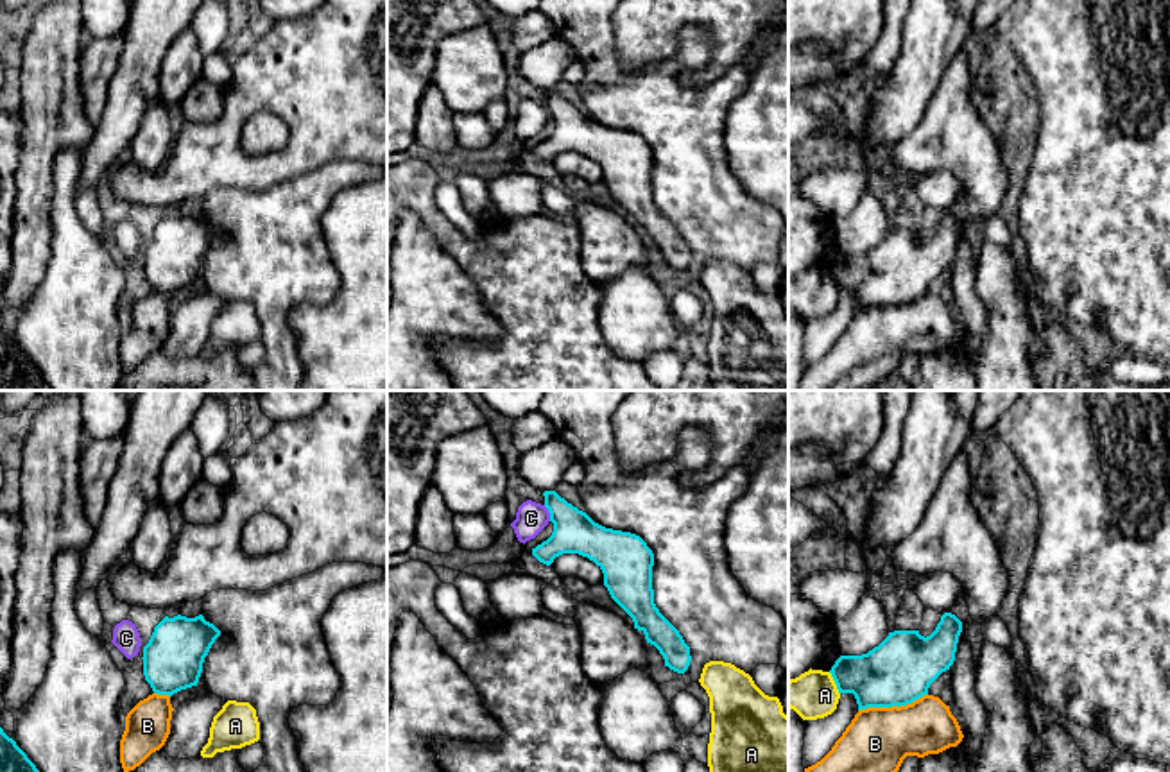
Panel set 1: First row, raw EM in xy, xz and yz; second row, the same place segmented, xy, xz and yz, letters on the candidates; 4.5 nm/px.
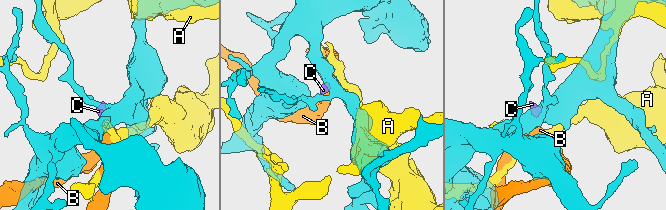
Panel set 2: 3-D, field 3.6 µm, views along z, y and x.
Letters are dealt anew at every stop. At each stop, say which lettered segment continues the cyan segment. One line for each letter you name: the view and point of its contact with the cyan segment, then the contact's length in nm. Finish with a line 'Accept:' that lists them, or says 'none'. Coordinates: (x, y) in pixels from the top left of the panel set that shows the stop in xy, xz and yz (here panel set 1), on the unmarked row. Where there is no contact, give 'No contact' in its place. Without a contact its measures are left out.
Accept: none

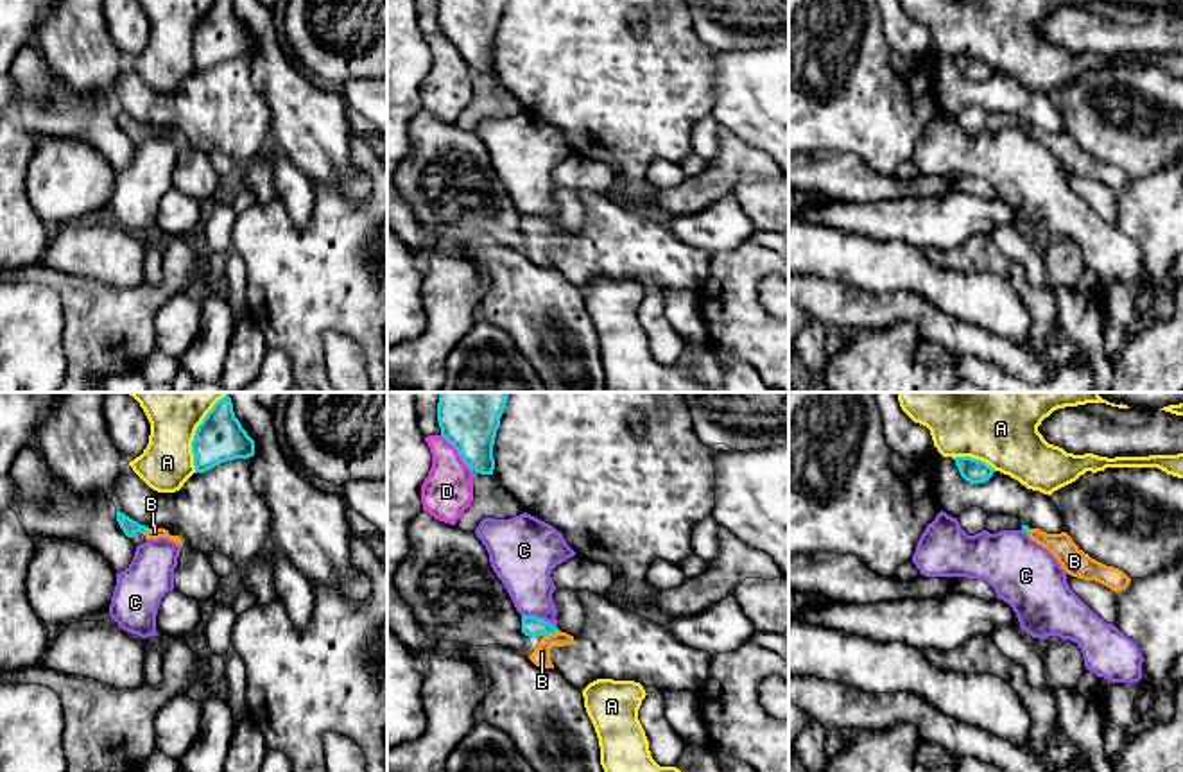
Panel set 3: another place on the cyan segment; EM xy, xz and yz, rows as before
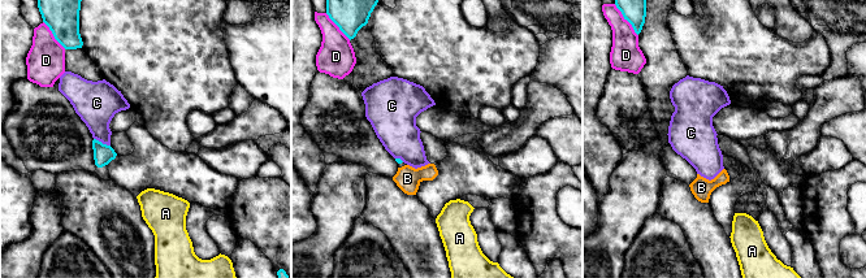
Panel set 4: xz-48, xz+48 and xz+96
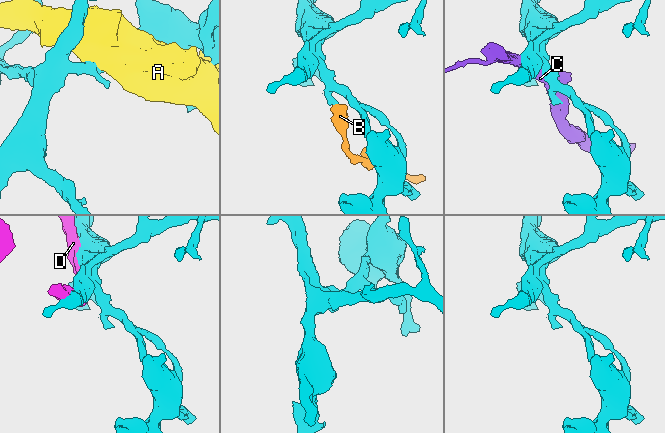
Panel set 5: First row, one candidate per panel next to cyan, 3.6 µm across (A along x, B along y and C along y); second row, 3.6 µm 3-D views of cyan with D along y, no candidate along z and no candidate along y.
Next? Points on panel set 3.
B: Touches cyan at xz (551, 231). Shared border 80 nm
Accept: B

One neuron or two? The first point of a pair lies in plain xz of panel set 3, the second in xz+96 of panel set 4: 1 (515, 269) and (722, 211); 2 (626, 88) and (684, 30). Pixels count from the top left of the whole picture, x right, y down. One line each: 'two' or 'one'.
1: two
2: one

